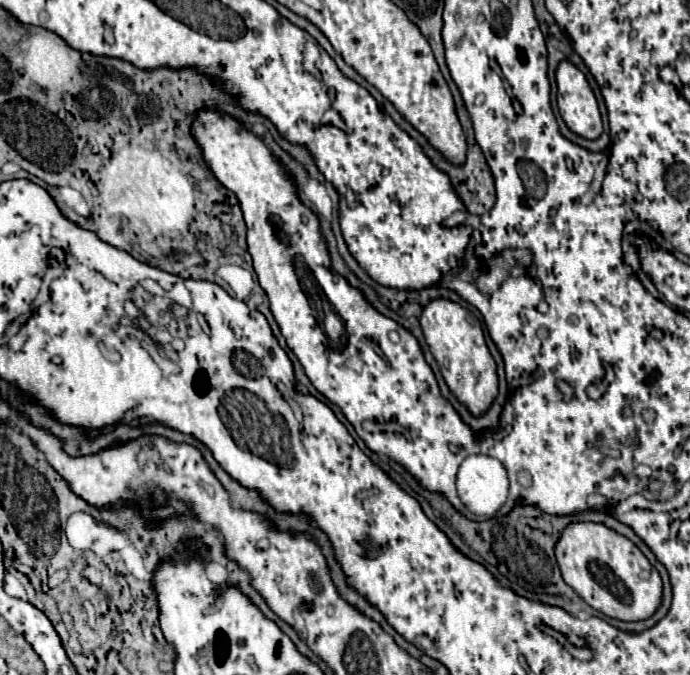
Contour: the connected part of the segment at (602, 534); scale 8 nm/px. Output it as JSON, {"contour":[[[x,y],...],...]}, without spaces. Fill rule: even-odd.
{"contour":[[[597,522],[569,524],[557,544],[555,558],[563,580],[595,610],[619,620],[649,618],[661,602],[661,578],[643,552],[623,534]]]}

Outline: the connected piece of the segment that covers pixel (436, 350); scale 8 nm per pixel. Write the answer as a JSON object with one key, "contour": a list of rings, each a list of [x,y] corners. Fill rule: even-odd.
{"contour":[[[431,300],[421,314],[421,328],[425,340],[435,356],[439,370],[461,404],[465,404],[475,416],[481,416],[497,396],[497,372],[495,360],[485,344],[483,328],[479,320],[469,320],[467,310],[451,300]]]}

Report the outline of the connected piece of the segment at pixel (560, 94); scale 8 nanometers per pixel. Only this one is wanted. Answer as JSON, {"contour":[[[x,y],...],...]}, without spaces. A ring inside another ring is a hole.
{"contour":[[[569,60],[557,66],[557,104],[561,118],[575,134],[593,140],[603,132],[597,98],[585,74]]]}

